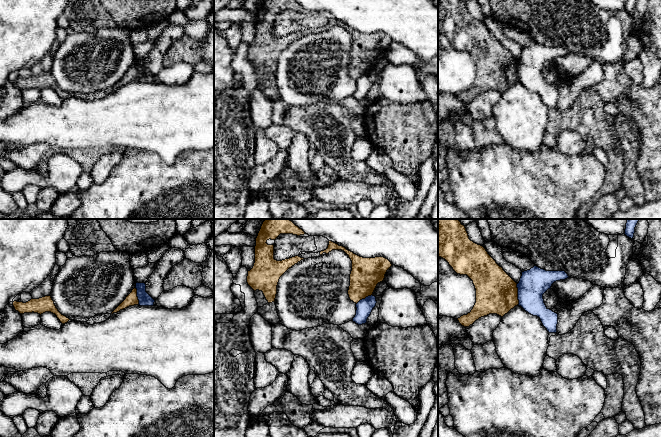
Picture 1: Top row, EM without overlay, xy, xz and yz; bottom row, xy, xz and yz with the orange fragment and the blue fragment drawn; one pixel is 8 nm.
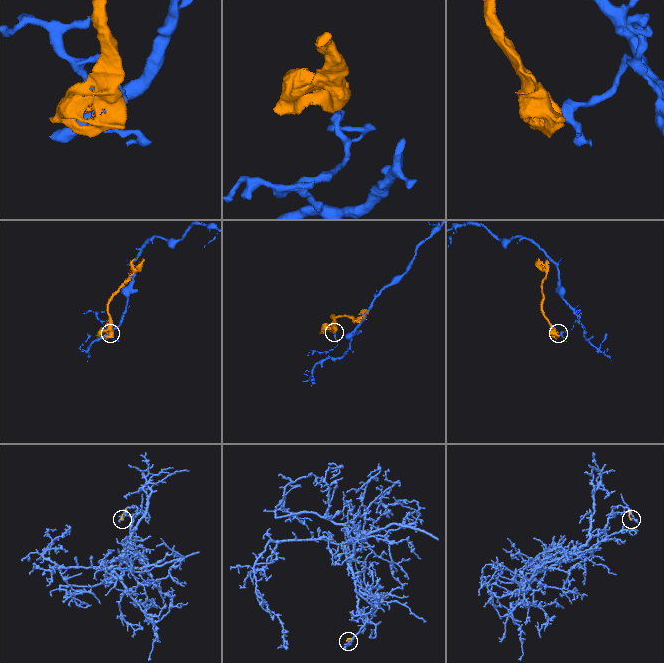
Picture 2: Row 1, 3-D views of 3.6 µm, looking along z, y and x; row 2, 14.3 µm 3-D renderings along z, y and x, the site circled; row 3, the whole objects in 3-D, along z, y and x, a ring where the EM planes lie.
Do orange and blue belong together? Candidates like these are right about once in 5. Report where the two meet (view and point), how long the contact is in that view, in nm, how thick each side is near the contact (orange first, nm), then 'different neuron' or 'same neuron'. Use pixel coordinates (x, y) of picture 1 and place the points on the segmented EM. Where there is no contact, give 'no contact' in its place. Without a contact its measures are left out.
yz (517, 294) | 170 nm | 340/220 nm | different neuron

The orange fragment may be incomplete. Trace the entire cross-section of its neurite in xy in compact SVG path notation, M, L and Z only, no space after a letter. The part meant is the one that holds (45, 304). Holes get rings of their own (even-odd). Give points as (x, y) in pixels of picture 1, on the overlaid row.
M45 296L39 299L31 299L26 303L14 301L13 306L20 314L34 312L41 315L45 312L51 312L57 316L62 324L65 324L70 320L58 311L51 296Z

